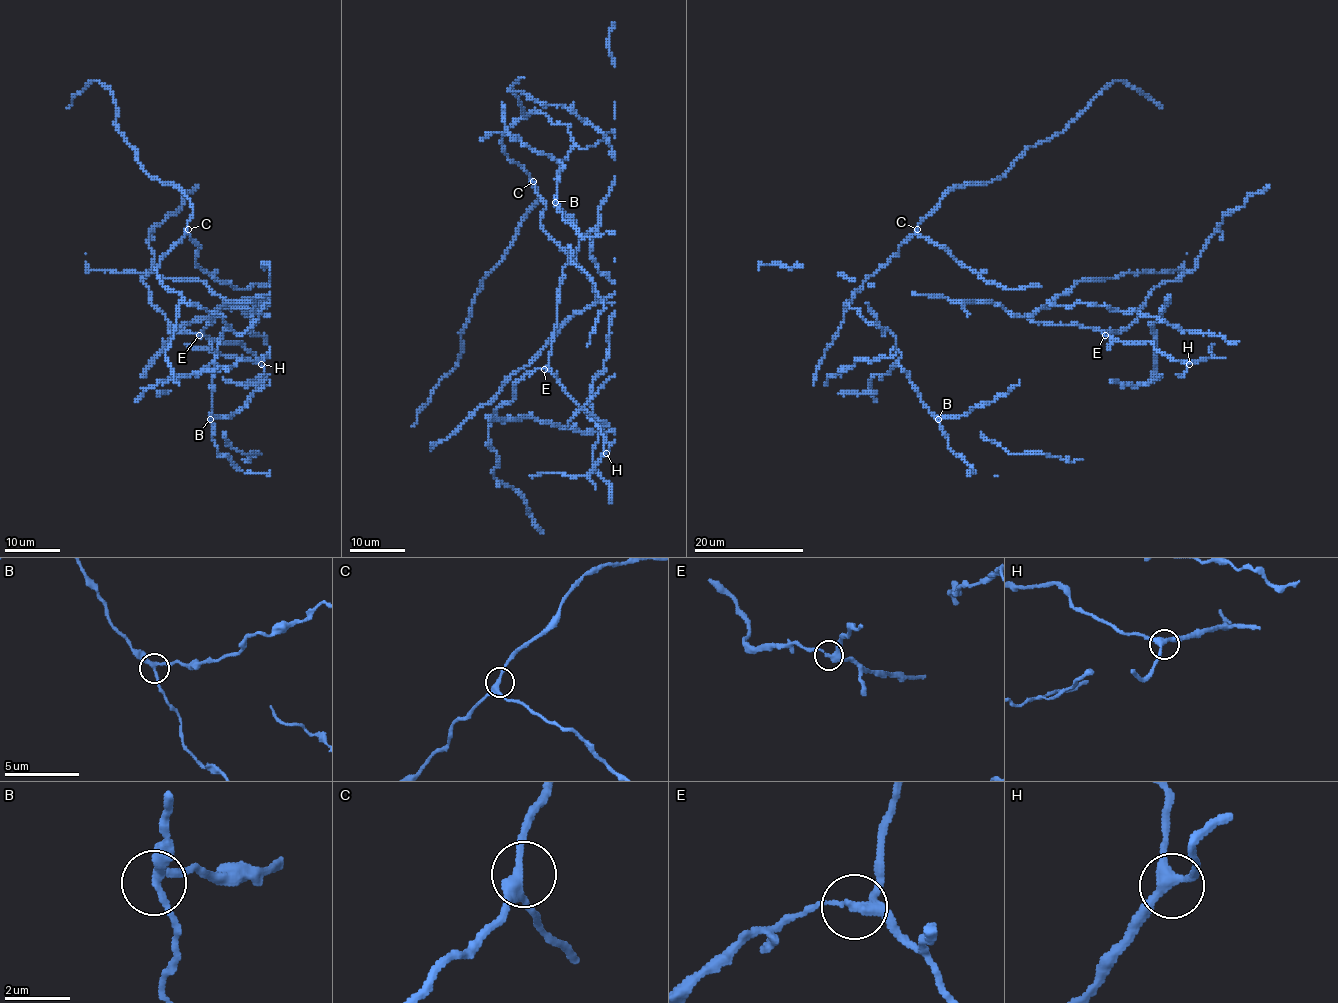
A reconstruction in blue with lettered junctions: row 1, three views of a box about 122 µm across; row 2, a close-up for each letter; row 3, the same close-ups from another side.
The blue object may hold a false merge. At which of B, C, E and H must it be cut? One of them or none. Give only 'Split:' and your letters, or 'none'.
Split: E

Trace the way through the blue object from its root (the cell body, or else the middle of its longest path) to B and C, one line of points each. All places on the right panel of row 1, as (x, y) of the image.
B: (935, 245), (912, 235), (847, 304), (894, 335), (898, 364), (938, 419)
C: (935, 245), (921, 236), (917, 229)

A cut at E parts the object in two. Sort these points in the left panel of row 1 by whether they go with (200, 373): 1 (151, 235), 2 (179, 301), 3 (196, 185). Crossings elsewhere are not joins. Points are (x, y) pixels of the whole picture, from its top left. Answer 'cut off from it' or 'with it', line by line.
1: cut off from it
2: with it
3: cut off from it

